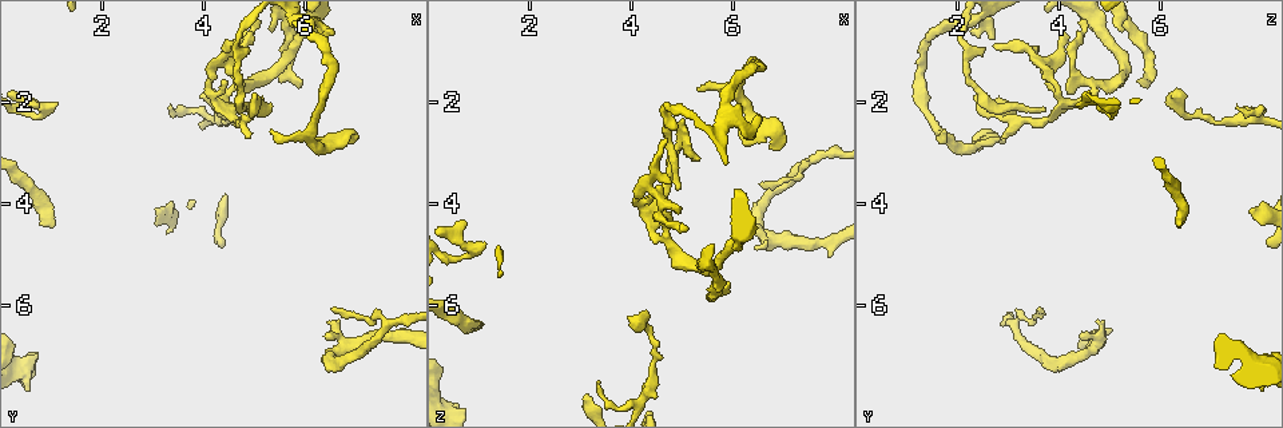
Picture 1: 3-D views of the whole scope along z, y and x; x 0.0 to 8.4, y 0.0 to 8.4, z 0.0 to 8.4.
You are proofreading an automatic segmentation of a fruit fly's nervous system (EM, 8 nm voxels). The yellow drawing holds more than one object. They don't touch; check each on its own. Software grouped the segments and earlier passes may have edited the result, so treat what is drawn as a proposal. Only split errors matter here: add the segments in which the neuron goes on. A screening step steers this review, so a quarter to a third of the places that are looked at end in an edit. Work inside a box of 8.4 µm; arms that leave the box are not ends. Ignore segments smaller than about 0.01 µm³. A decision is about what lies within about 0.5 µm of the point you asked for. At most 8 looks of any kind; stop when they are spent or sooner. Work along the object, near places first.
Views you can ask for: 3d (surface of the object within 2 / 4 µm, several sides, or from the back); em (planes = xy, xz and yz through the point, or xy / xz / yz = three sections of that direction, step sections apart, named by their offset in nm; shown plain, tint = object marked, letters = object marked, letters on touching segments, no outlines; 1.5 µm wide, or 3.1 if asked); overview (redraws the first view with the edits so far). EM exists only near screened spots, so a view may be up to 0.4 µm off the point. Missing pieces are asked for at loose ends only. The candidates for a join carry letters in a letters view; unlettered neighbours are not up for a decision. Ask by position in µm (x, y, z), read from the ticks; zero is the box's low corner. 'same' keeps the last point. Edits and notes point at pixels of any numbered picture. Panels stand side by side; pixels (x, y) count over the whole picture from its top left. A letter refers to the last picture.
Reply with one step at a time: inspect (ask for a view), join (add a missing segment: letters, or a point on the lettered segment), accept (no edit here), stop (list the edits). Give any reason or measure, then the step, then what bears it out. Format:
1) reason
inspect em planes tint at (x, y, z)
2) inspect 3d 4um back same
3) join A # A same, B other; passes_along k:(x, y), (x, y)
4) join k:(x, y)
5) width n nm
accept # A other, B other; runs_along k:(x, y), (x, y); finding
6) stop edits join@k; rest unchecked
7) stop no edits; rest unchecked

free end
inspect 3d 2um at (6.55, 0.65, 2.35)

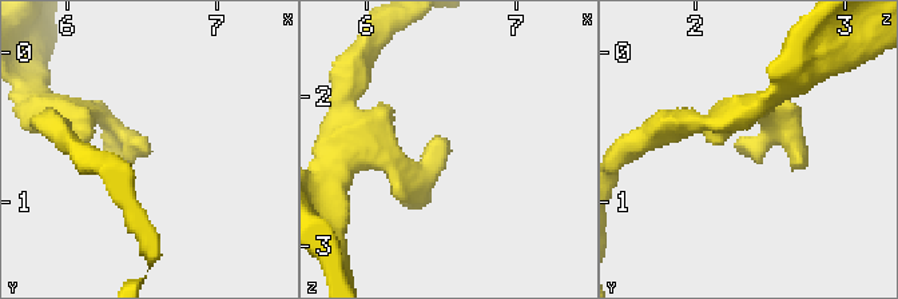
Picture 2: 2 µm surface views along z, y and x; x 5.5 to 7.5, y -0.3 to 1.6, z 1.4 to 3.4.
inspect em planes letters at (6.56, 0.64, 2.32)

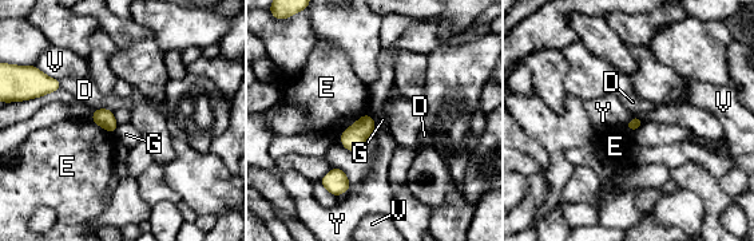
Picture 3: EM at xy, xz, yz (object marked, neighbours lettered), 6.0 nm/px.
accept # D other, E other, G other, V other, Y other; border 3:(642, 119), (635, 117), (624, 126); none of them fits

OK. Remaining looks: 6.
free end
inspect em planes letters at (4.90, 2.70, 2.95)

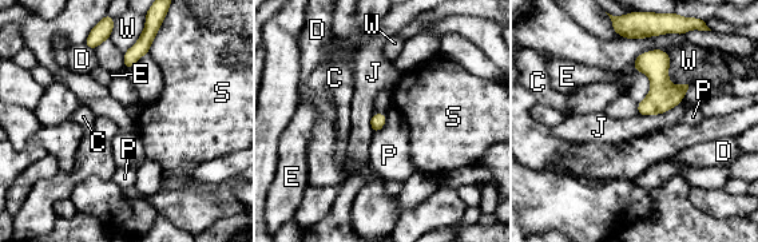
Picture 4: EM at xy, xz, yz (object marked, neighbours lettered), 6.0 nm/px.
accept # C other, D other, E other, J other, P other, S other, W other; border 4:(385, 114), (385, 122), (373, 133); no lettered segment goes on from it

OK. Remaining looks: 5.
thin end
inspect em planes tint at (3.35, 2.05, 7.55)

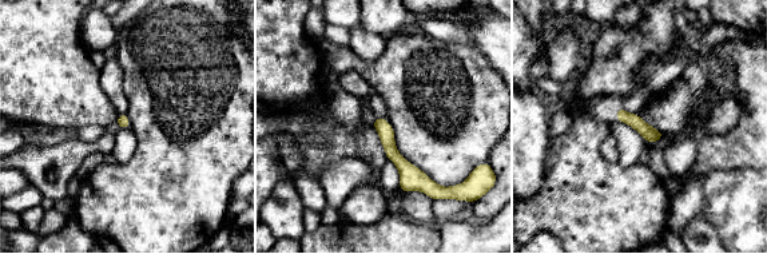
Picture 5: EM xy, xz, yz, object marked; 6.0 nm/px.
what lies round it
inspect em planes letters same

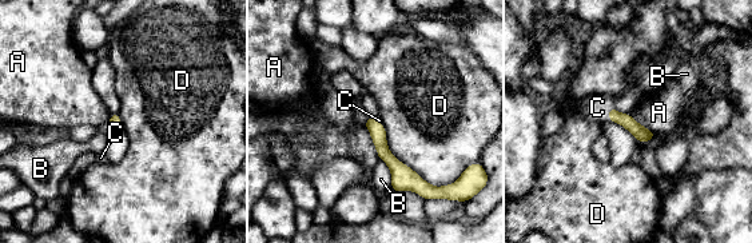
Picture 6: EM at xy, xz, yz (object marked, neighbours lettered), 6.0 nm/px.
join C # A other, B other, C same, D other; passes_along 6:(640, 132), (609, 112), (597, 107); the neuron continues

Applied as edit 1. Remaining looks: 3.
stop edits join@6; rest unchecked

